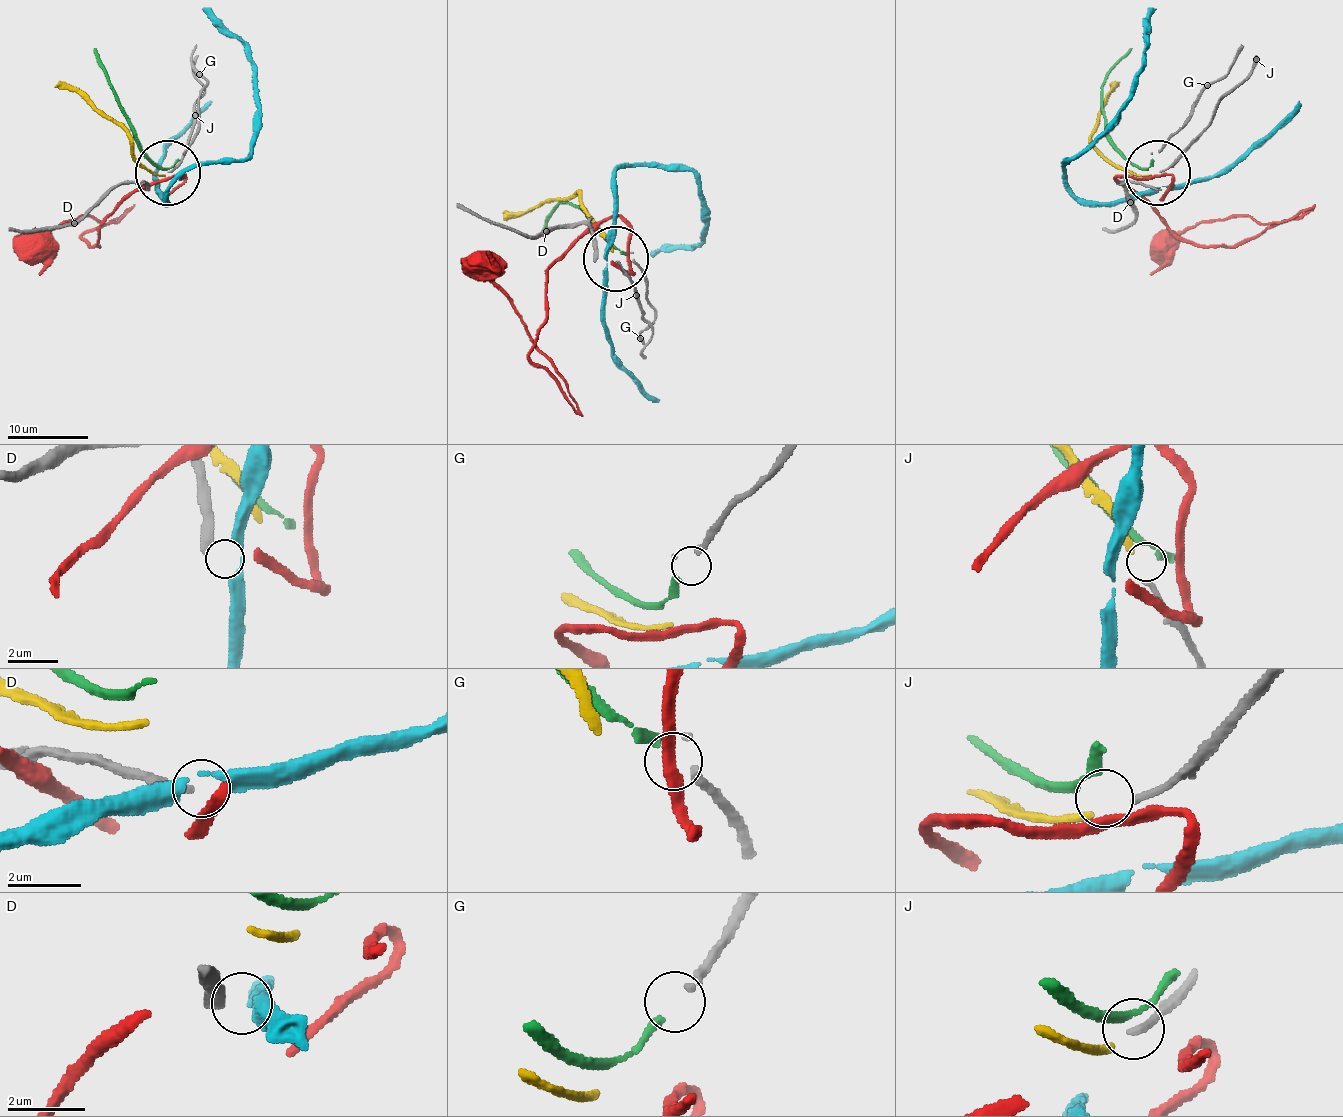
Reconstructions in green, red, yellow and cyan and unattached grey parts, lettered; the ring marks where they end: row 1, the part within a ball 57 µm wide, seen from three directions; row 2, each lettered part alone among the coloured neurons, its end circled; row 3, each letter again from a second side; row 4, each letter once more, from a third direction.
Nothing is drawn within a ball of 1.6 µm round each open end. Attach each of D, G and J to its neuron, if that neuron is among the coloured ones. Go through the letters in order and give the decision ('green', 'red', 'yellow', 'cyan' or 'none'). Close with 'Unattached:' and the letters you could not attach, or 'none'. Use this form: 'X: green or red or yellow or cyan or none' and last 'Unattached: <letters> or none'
D: cyan
G: green
J: yellow
Unattached: none

